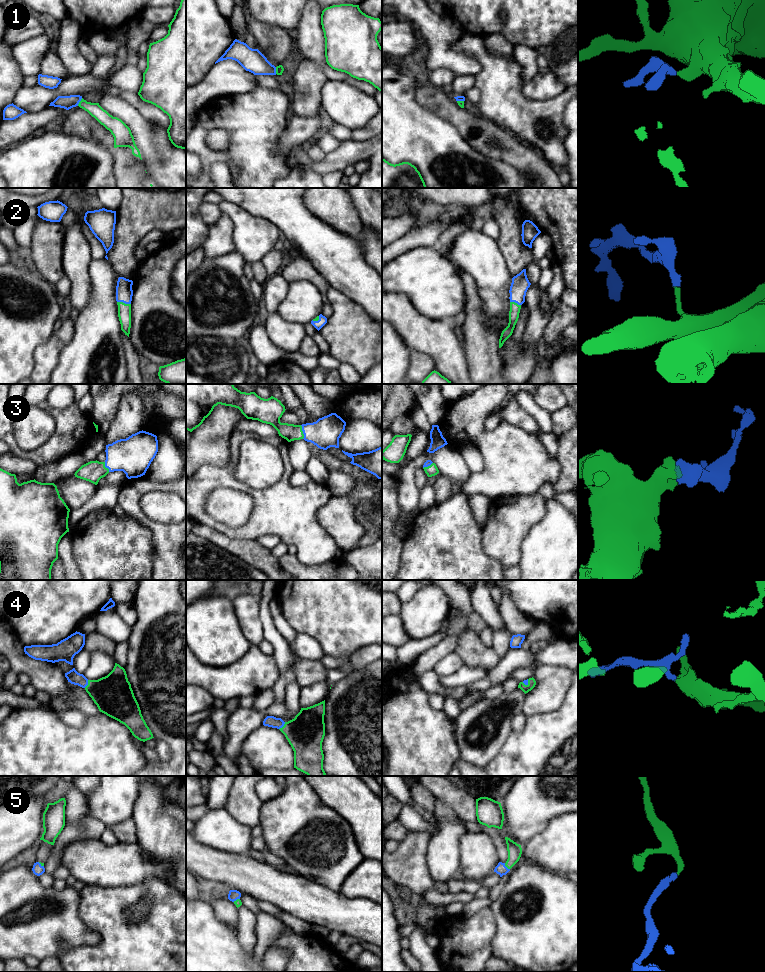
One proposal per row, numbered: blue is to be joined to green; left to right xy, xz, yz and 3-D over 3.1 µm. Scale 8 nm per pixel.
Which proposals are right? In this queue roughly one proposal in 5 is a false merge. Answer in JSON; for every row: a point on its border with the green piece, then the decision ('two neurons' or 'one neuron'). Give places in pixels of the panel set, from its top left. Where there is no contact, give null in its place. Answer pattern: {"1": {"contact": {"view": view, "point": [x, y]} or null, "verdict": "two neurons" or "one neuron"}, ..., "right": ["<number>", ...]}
{"1": {"contact": {"view": "xy", "point": [79, 102]}, "verdict": "one neuron"}, "2": {"contact": {"view": "xy", "point": [124, 303]}, "verdict": "one neuron"}, "3": {"contact": {"view": "xz", "point": [302, 432]}, "verdict": "one neuron"}, "4": {"contact": {"view": "xz", "point": [283, 726]}, "verdict": "one neuron"}, "5": {"contact": {"view": "yz", "point": [506, 866]}, "verdict": "one neuron"}, "right": ["1", "2", "3", "4", "5"]}

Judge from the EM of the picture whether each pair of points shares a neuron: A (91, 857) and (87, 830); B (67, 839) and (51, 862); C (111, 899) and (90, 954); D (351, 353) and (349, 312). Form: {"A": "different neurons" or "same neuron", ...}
{"A": "different neurons", "B": "same neuron", "C": "same neuron", "D": "same neuron"}

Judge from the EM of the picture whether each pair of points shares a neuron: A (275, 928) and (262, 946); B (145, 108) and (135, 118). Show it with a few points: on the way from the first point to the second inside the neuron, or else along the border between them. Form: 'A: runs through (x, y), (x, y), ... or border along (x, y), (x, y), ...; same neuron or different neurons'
A: runs through (271, 932), (263, 942); same neuron
B: border along (122, 98), (132, 104), (153, 123); different neurons

